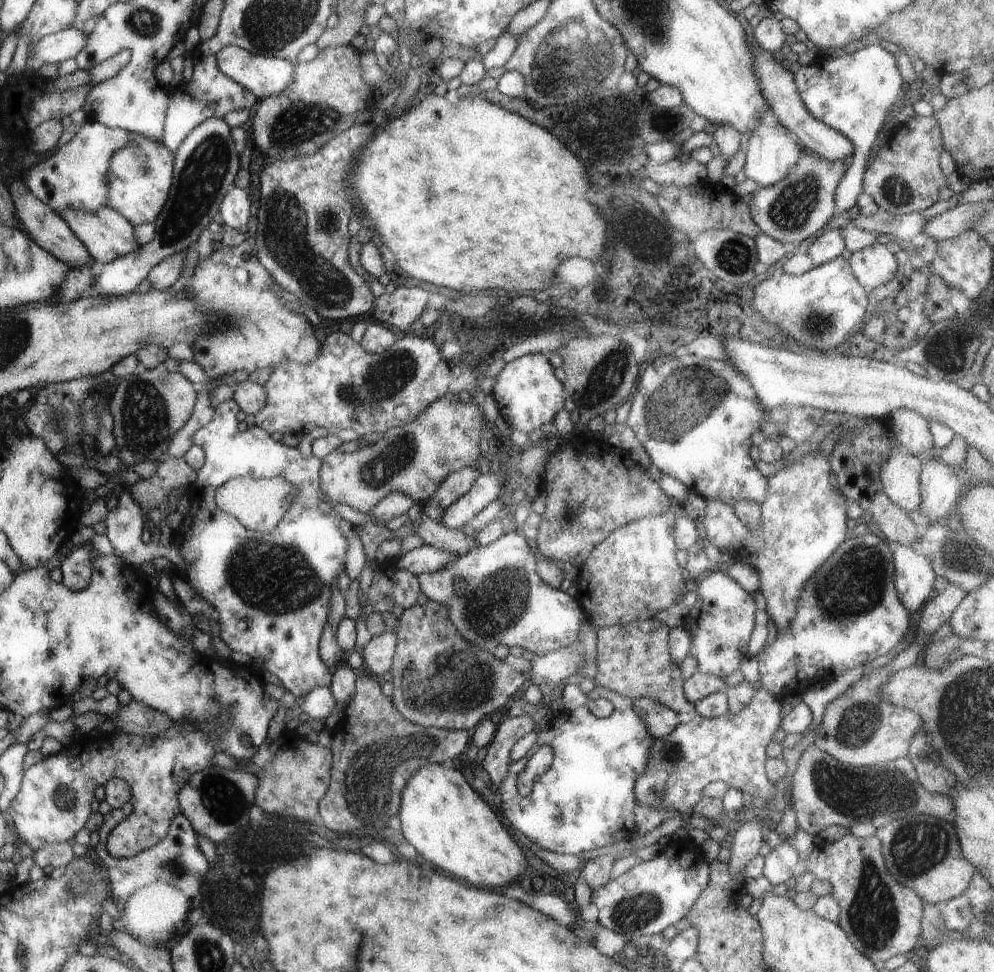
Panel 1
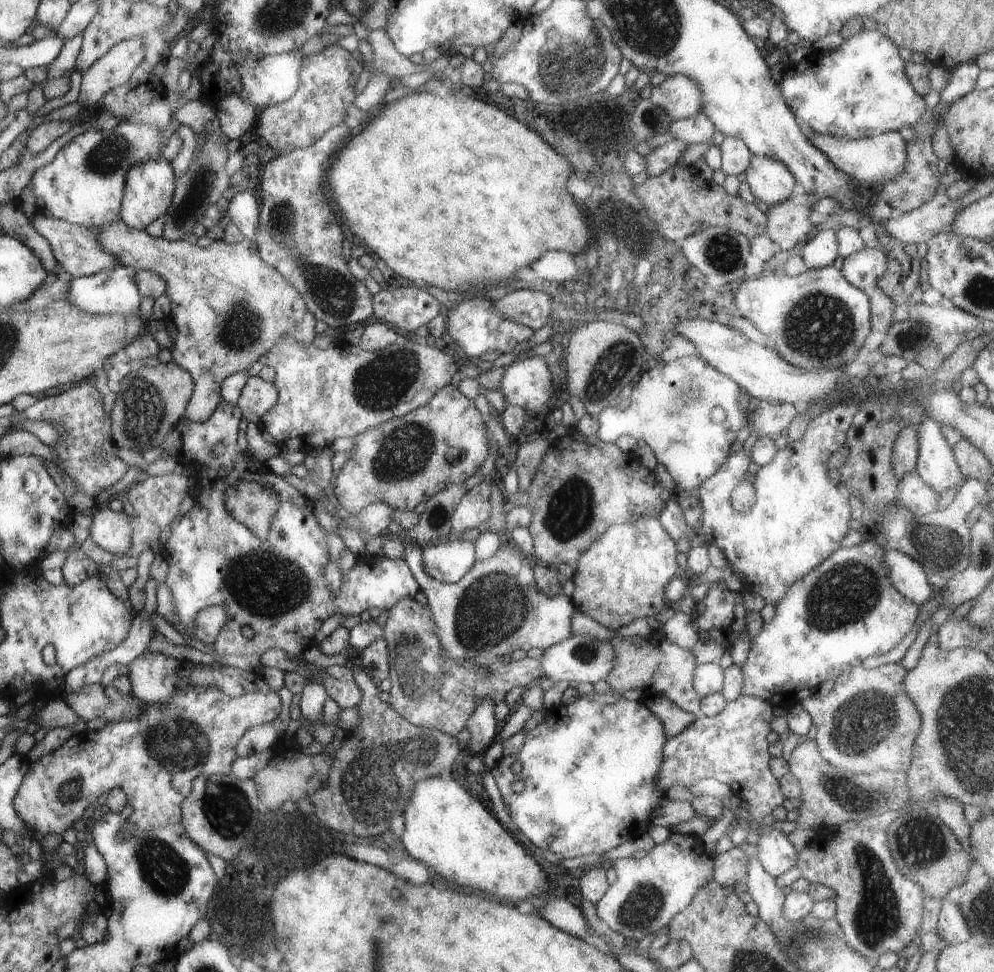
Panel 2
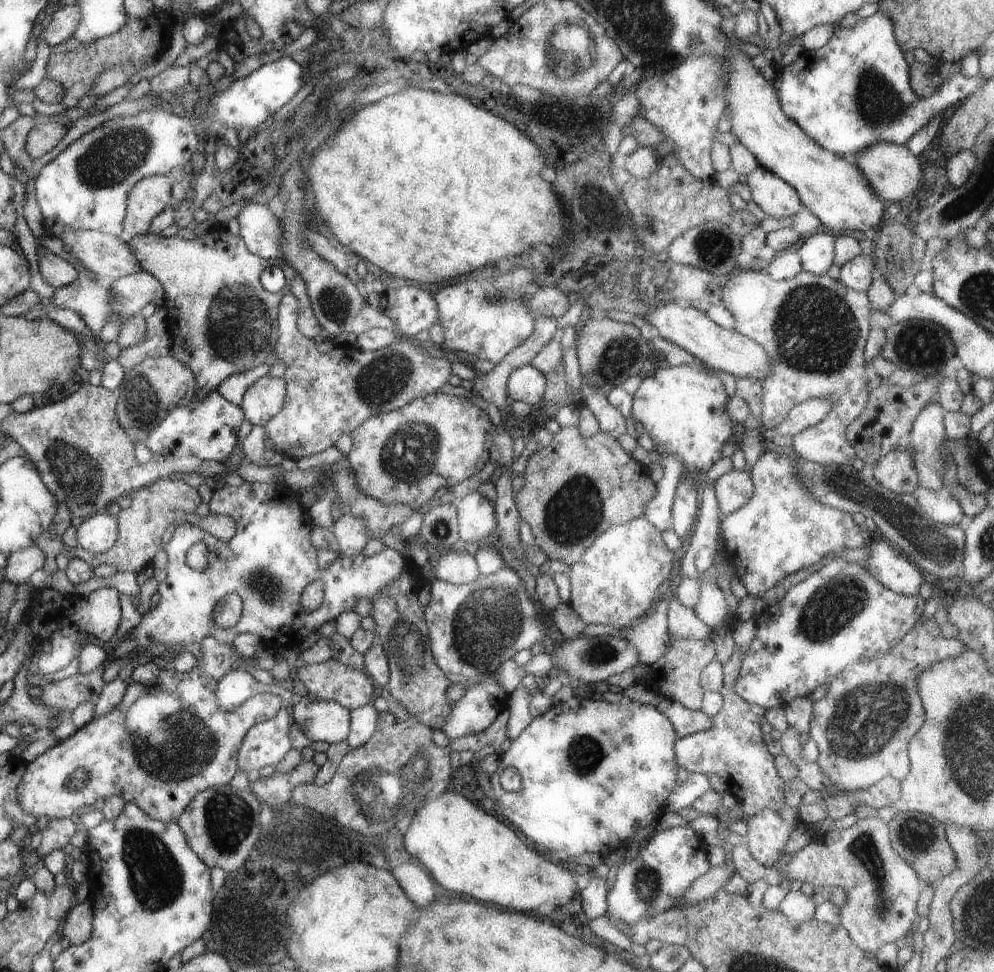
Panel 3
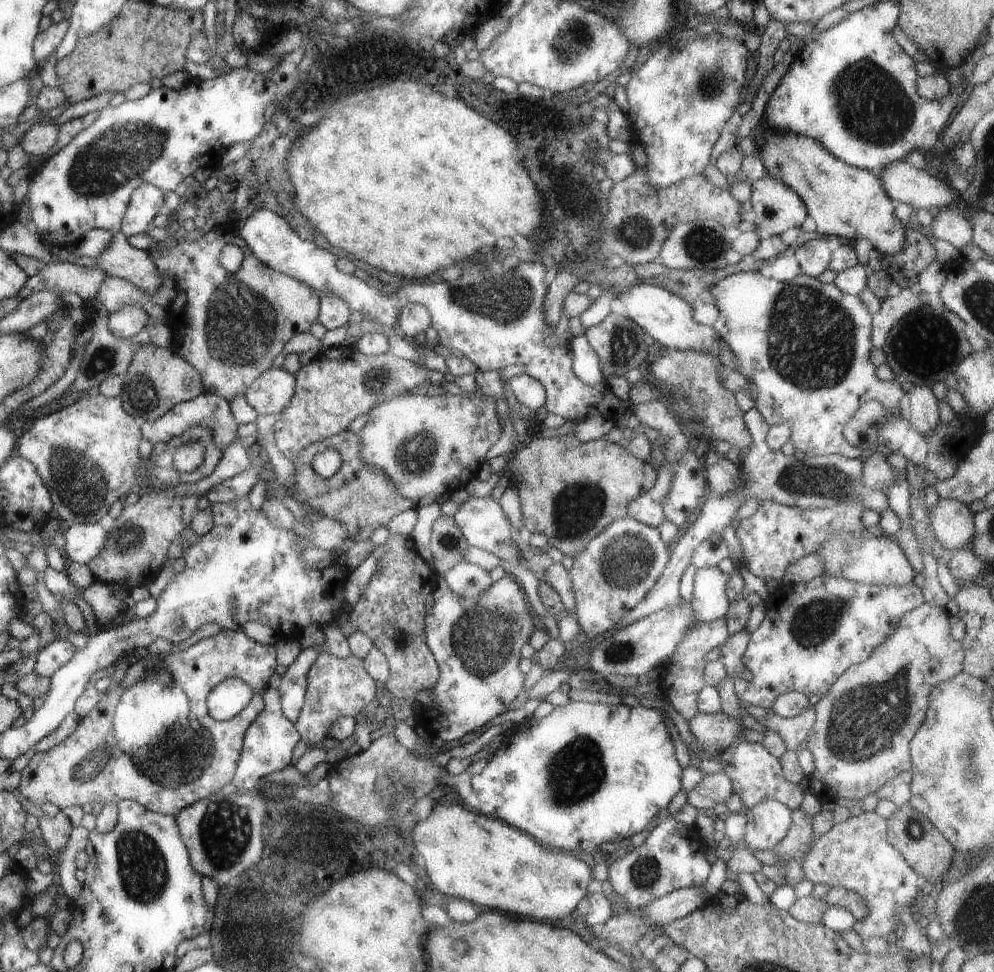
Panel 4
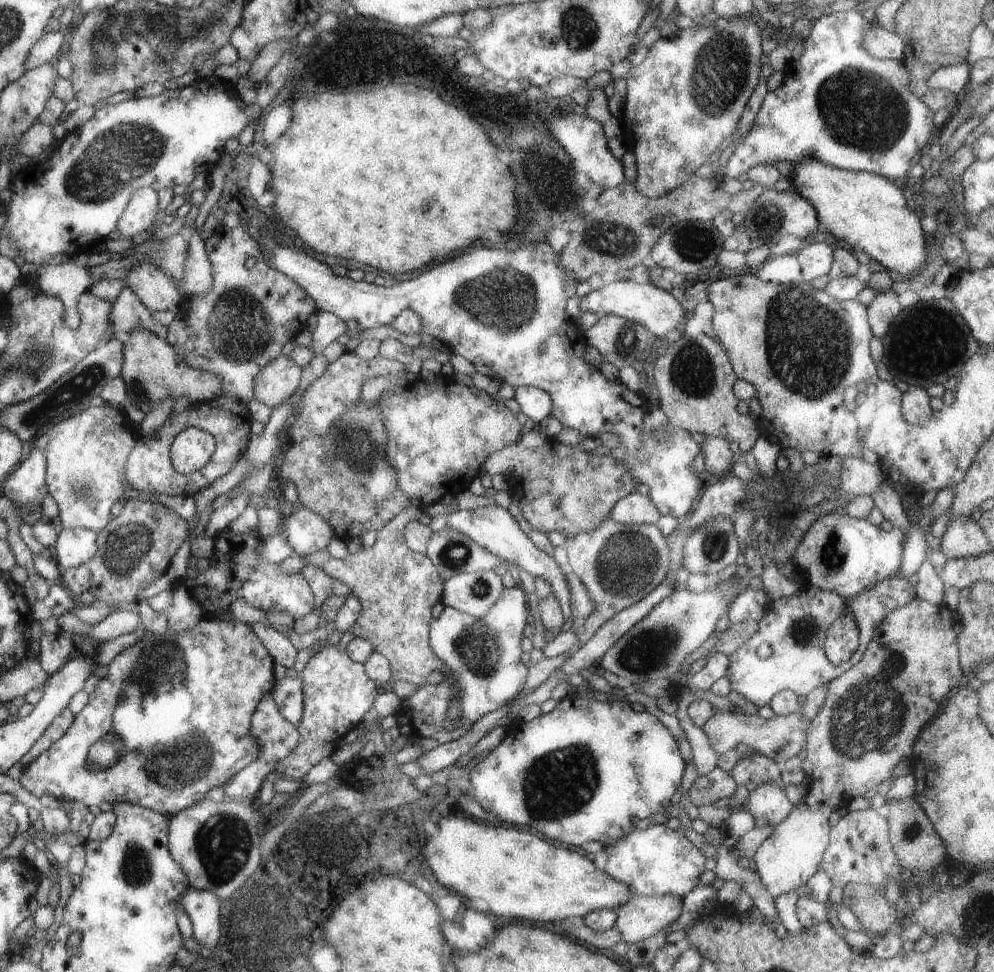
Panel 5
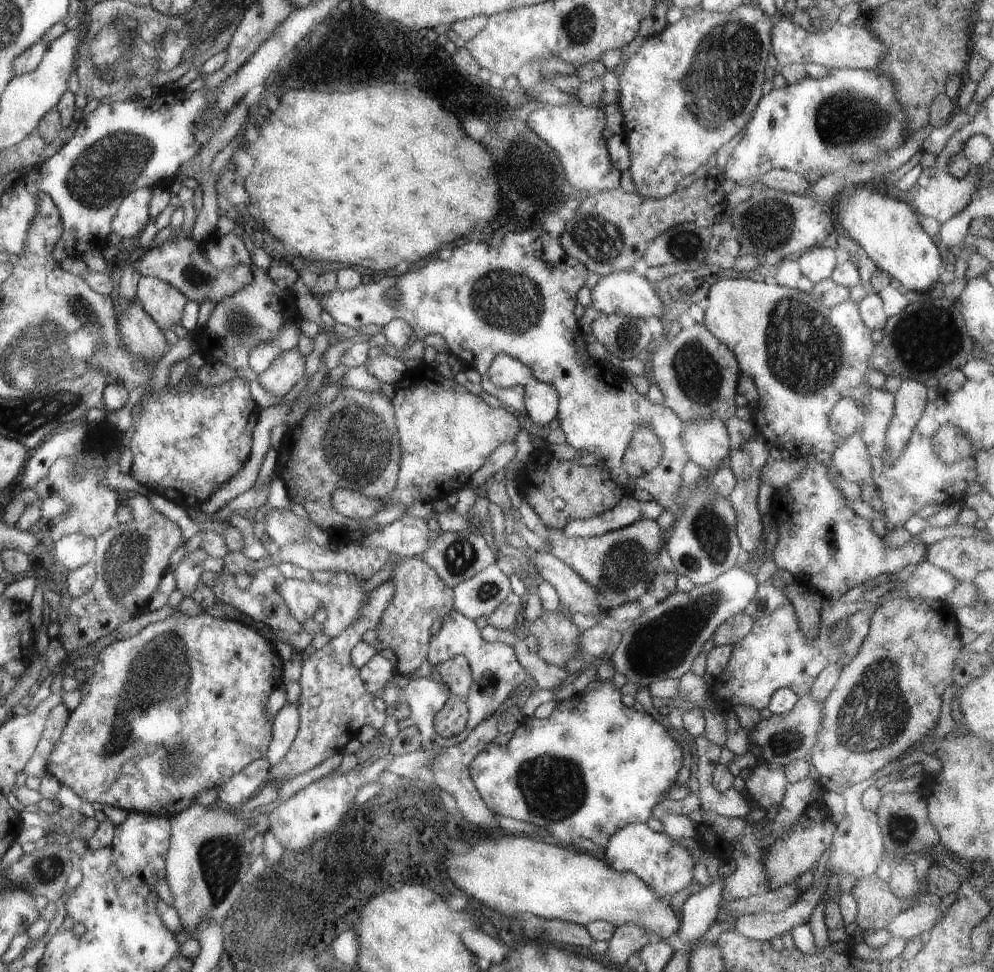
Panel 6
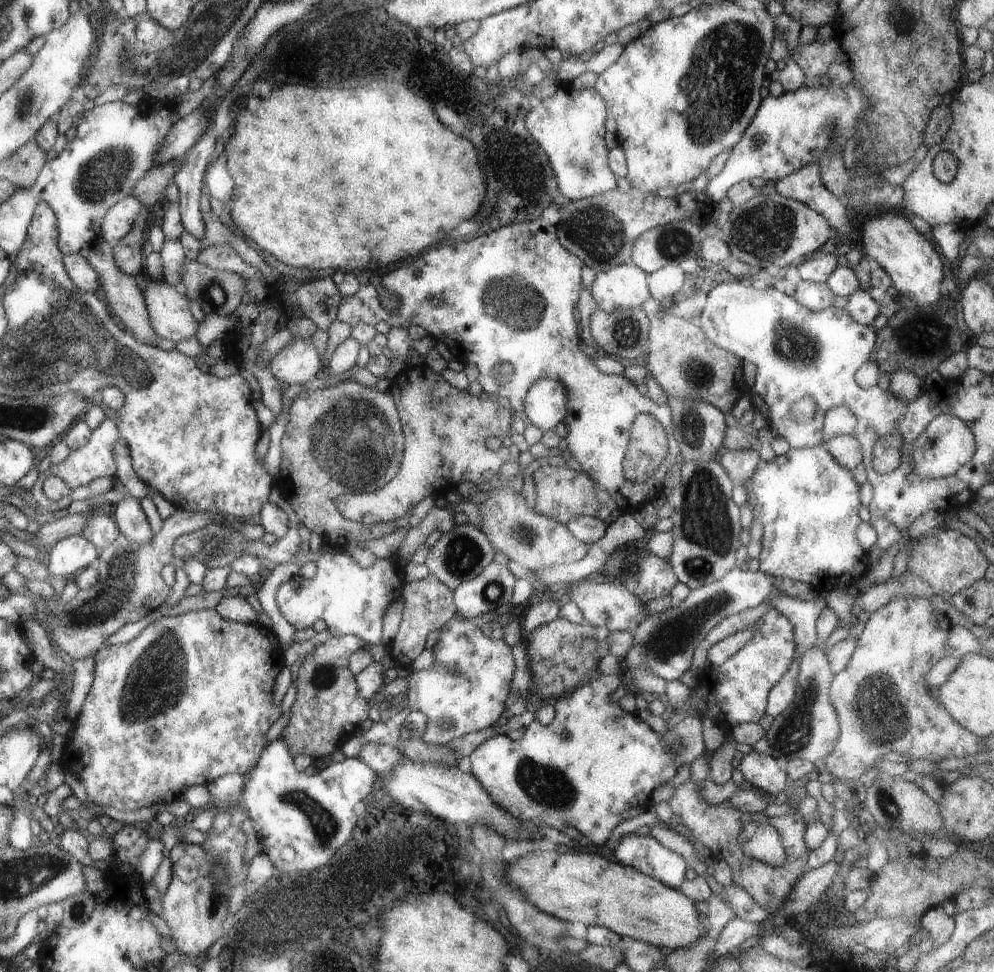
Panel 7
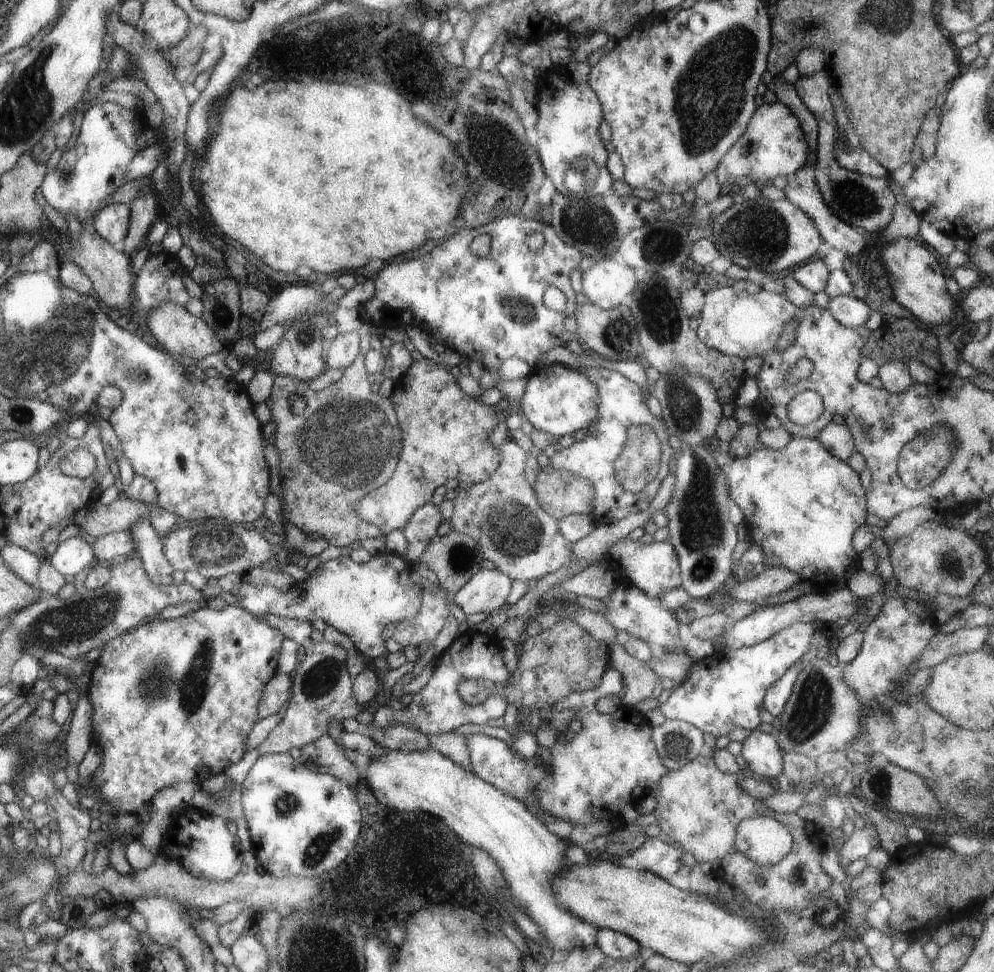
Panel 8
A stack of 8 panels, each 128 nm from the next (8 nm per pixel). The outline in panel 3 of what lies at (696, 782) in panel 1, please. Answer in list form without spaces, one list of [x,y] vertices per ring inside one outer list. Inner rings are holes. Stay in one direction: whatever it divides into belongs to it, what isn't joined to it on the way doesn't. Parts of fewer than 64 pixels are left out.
[[[721,688],[722,694],[721,708],[710,716],[710,727],[707,730],[678,738],[673,743],[673,756],[677,768],[684,768],[688,773],[715,774],[726,784],[726,792],[733,796],[734,800],[741,804],[742,818],[751,818],[761,809],[777,811],[784,806],[783,800],[783,781],[777,776],[773,755],[768,751],[768,747],[761,739],[761,718],[766,711],[758,704],[748,703],[746,700],[739,698],[733,690]]]

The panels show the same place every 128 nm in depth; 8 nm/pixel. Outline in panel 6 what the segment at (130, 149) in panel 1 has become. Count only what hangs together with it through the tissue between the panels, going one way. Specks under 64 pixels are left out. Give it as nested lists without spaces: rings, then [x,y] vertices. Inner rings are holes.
[[[145,187],[135,189],[125,196],[111,219],[110,232],[118,234],[120,238],[138,236],[151,221],[148,213],[151,197],[152,189]]]

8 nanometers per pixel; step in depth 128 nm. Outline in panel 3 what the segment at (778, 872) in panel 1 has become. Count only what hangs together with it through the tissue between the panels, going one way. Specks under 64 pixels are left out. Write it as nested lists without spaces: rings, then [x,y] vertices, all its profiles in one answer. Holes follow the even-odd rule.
[[[761,809],[759,813],[745,819],[747,830],[742,842],[748,853],[767,868],[777,865],[777,858],[785,853],[785,843],[795,828],[793,823],[781,820],[775,812]]]

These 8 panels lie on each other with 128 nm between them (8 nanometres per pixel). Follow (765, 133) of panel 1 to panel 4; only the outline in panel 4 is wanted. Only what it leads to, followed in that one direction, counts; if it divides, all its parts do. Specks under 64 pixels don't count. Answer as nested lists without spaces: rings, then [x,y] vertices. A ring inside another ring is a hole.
[[[769,175],[750,184],[750,210],[746,213],[757,232],[779,235],[787,228],[799,226],[806,216],[798,194]]]

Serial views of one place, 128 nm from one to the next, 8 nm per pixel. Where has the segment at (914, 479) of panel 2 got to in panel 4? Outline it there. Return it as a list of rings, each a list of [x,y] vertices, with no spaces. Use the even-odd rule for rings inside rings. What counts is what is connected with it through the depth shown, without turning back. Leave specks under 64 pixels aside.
[[[938,497],[928,512],[928,522],[932,530],[933,538],[939,540],[940,545],[947,550],[953,551],[959,548],[967,548],[973,534],[973,513],[962,502],[955,499]]]

